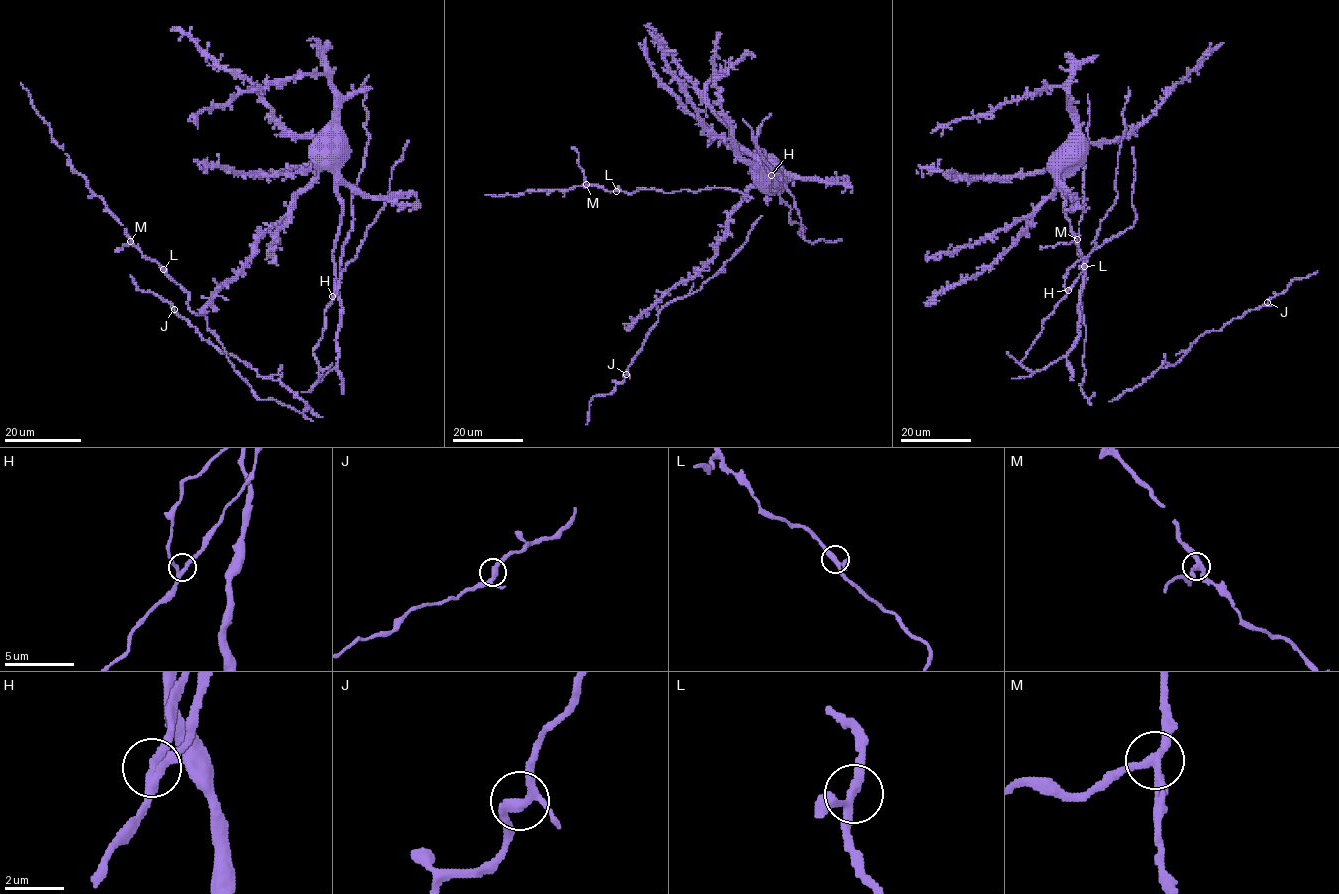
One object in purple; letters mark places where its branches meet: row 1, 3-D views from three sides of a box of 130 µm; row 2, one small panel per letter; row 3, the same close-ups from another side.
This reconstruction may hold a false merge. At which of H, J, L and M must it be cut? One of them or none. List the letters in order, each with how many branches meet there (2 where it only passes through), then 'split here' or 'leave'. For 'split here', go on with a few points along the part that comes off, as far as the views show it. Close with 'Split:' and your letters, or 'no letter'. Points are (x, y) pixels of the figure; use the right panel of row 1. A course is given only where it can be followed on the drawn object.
H: 3 branches meet; leave
J: 3 branches meet; leave
L: 3 branches meet; leave
M: 3 branches meet; split here; foreign part runs (1077, 239), (1040, 249)
Split: M

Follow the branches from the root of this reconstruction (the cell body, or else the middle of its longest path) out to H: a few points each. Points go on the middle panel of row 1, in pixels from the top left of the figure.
H: (772, 166), (780, 172), (774, 191), (779, 185), (756, 146), (758, 128), (754, 142), (764, 152), (771, 175)

